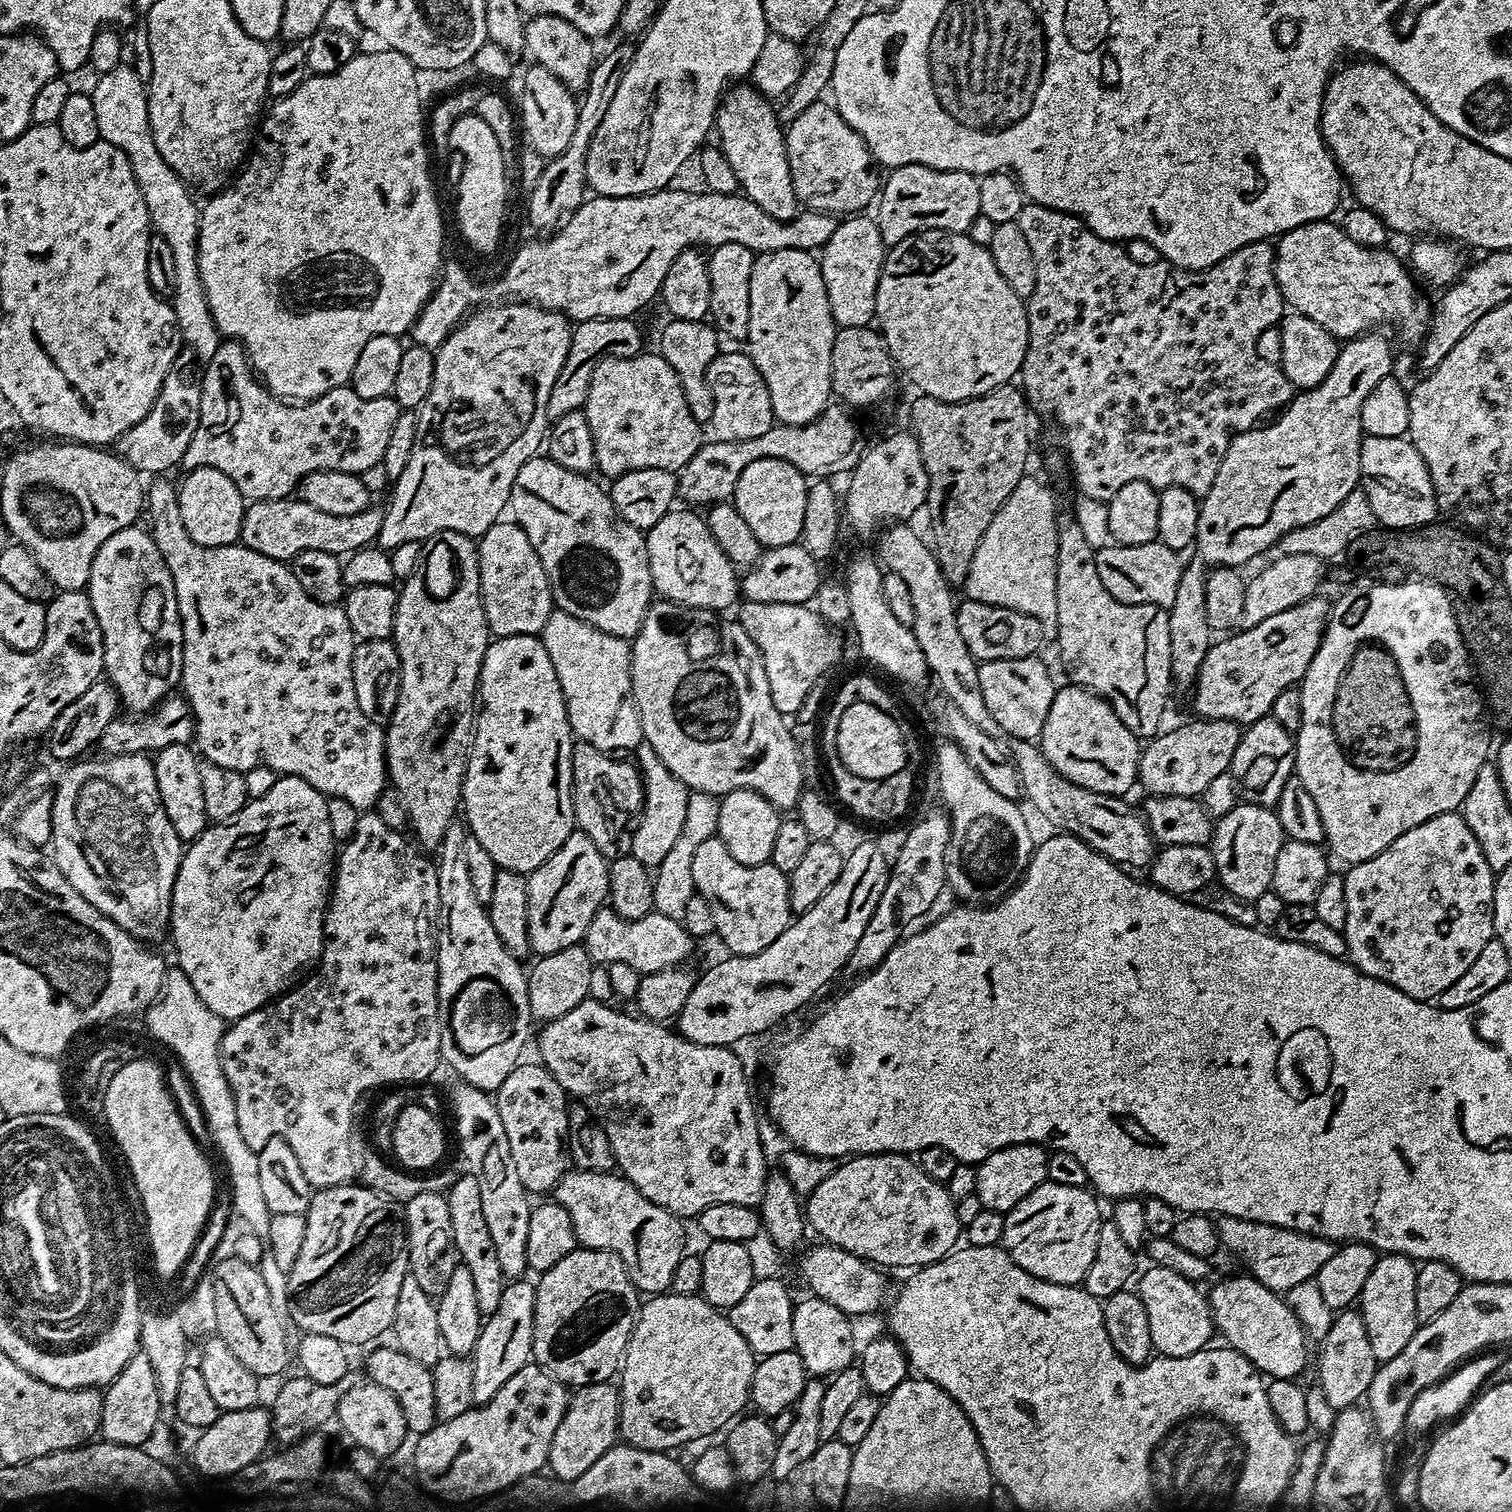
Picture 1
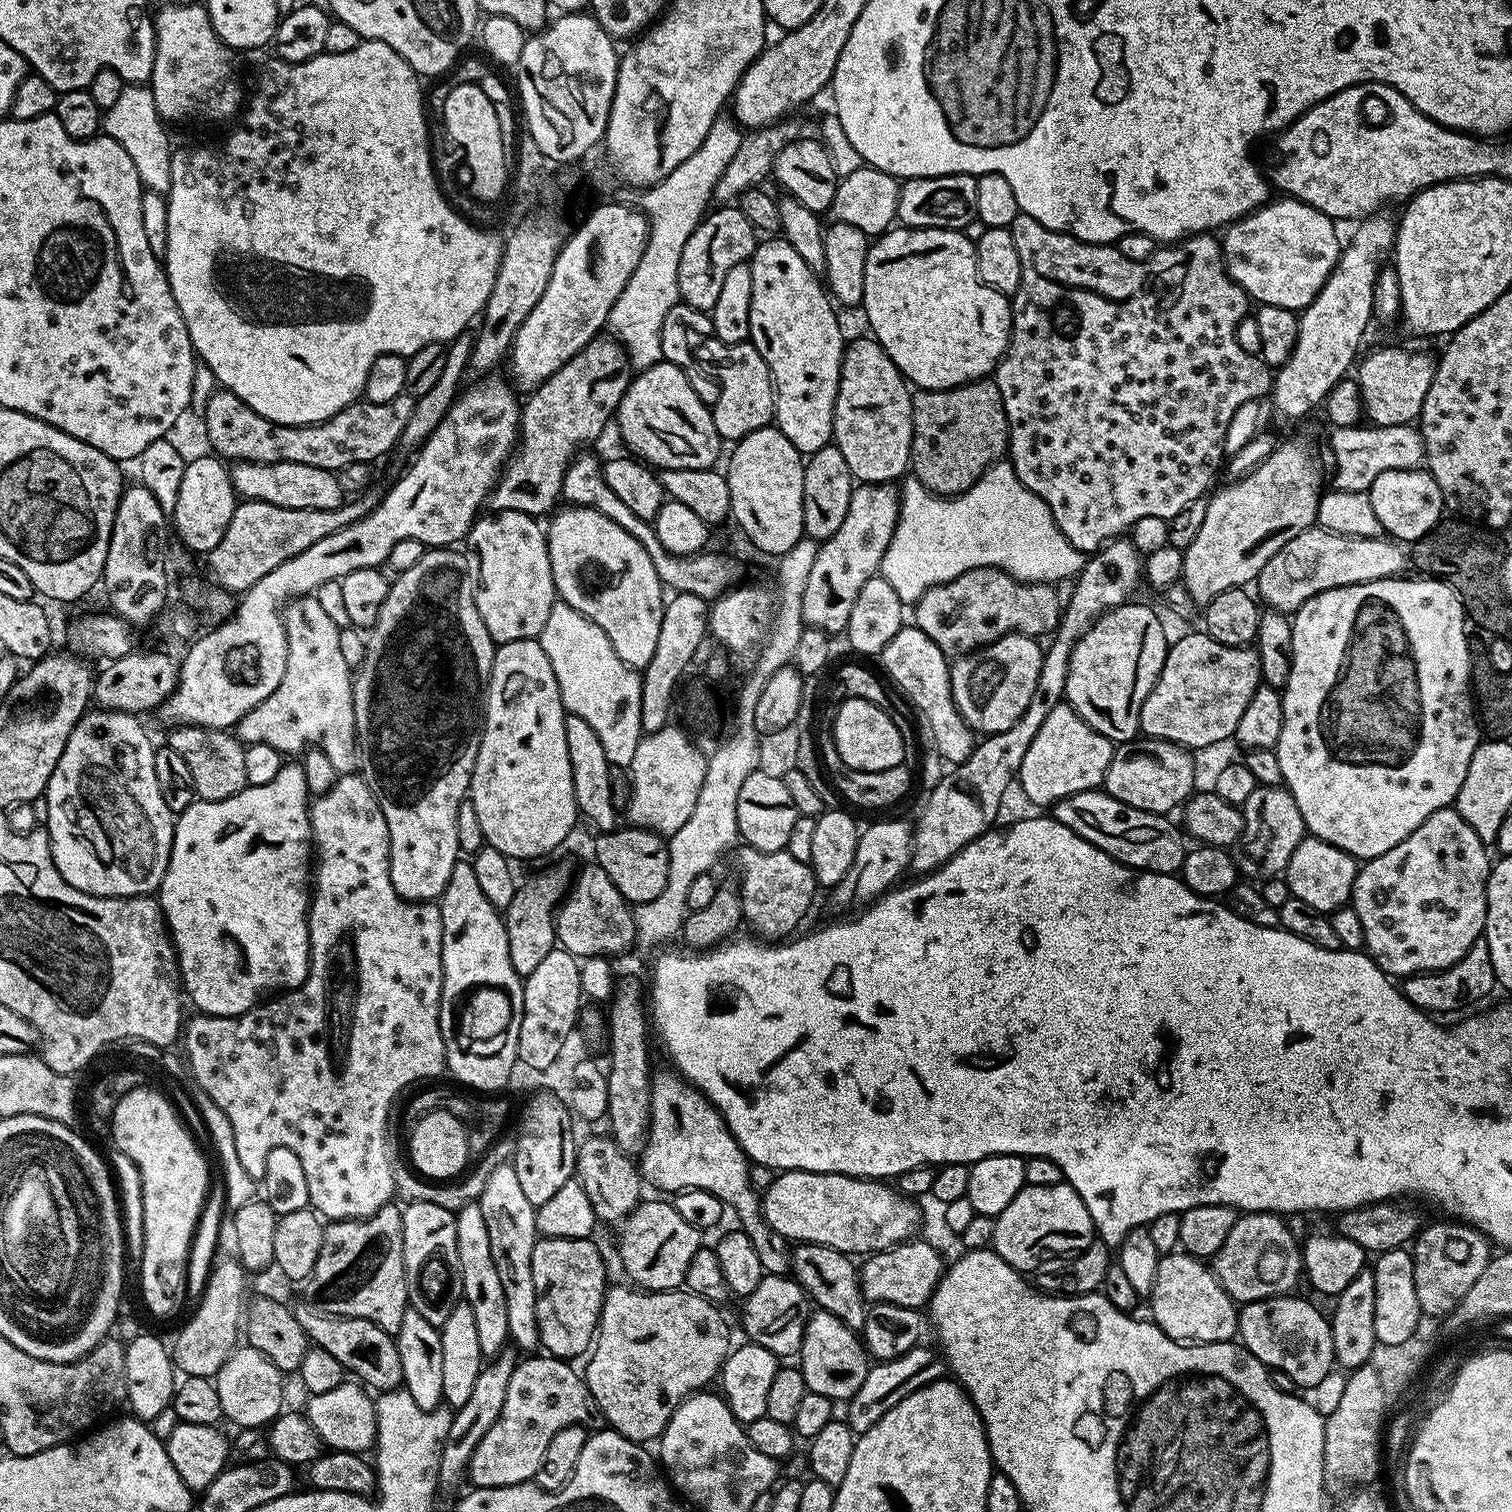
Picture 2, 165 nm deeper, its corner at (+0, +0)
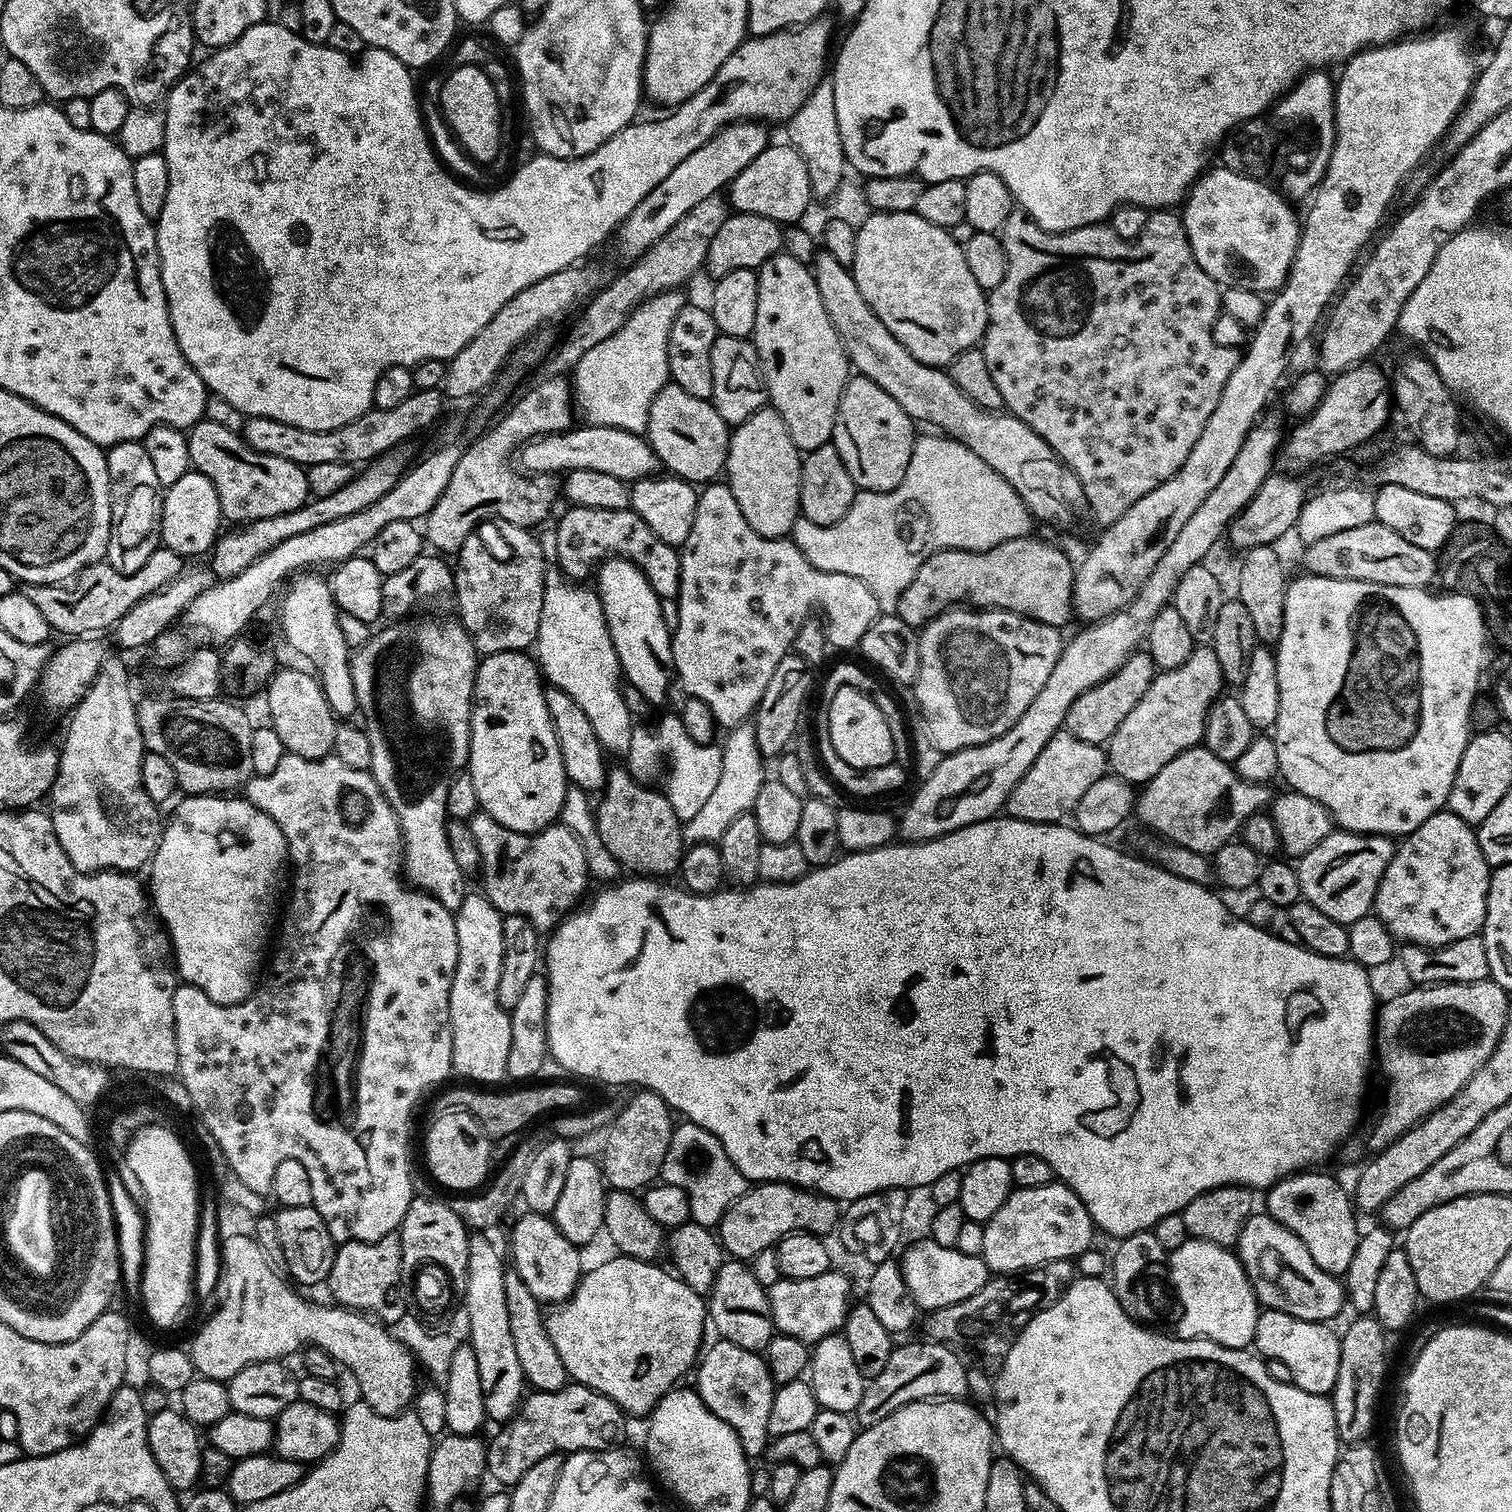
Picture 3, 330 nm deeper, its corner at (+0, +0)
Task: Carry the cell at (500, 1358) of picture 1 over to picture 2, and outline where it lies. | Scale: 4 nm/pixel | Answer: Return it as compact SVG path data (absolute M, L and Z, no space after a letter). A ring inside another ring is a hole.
M510 1348L503 1349L499 1354L491 1357L481 1367L478 1382L474 1382L474 1391L466 1401L466 1406L455 1409L450 1426L450 1434L444 1443L442 1458L440 1459L439 1483L448 1488L455 1484L465 1483L468 1463L482 1438L486 1438L486 1430L494 1426L498 1414L502 1414L502 1406L506 1402L506 1386L510 1386L510 1374L514 1374L518 1363L517 1353Z

